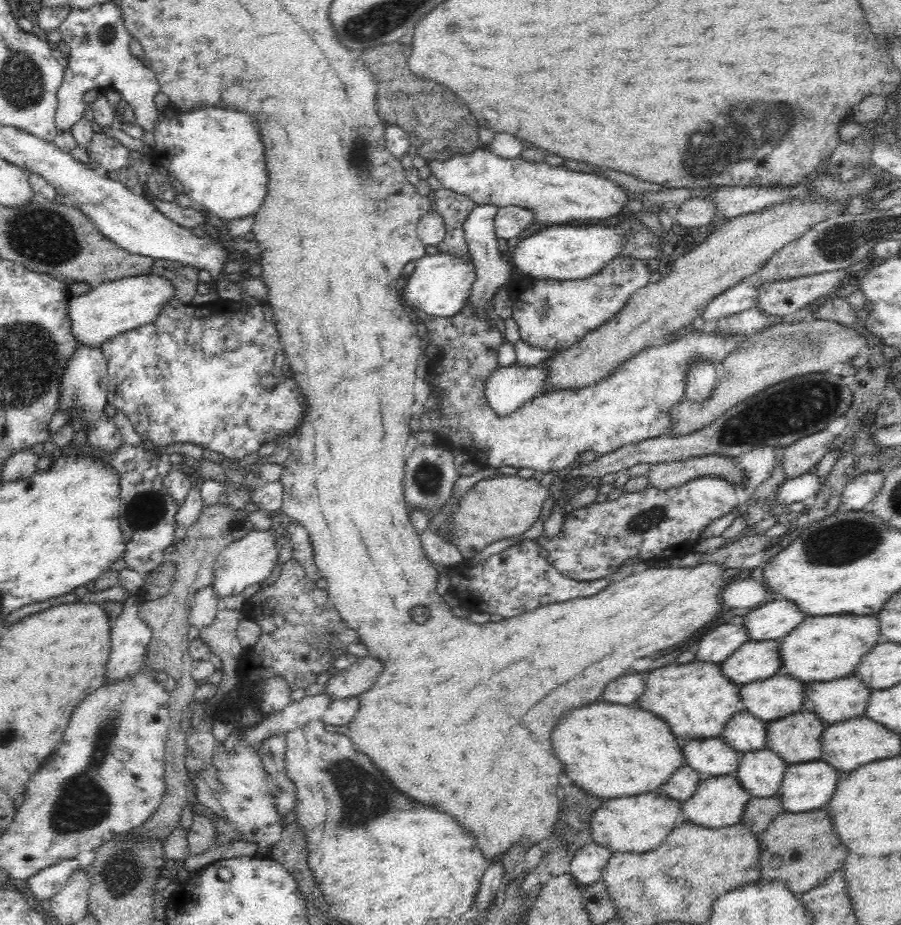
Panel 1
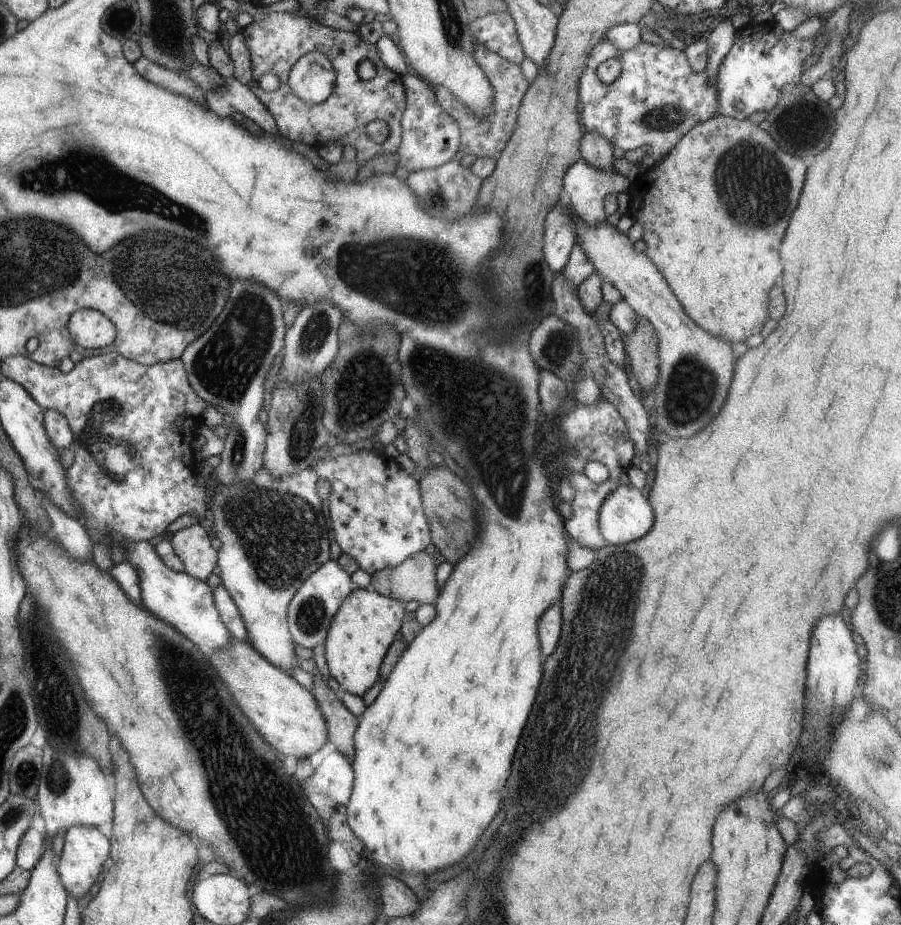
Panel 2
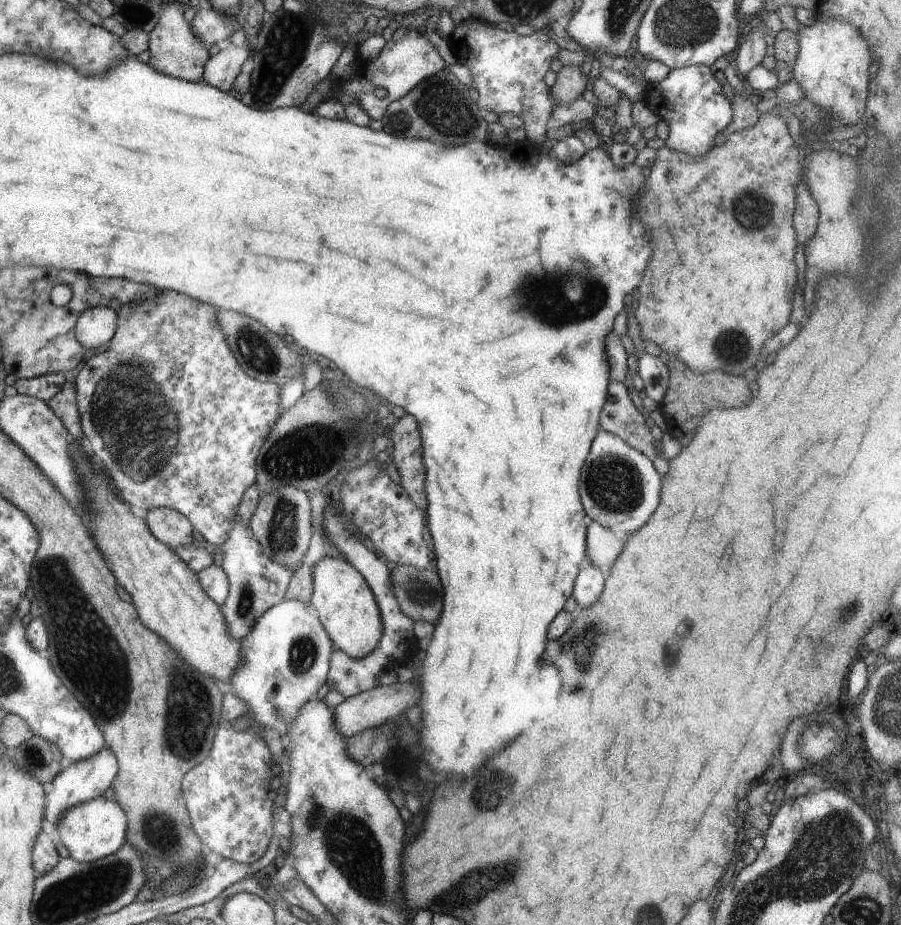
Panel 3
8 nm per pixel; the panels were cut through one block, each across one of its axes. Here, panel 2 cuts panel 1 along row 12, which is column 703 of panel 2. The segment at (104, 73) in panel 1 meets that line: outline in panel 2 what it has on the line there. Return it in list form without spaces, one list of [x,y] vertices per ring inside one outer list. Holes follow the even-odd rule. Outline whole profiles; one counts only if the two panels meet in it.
[[[604,39],[590,51],[579,80],[581,123],[586,132],[598,133],[625,152],[650,146],[641,170],[655,167],[669,150],[698,123],[716,116],[717,88],[708,84],[706,69],[696,72],[684,51],[640,41],[632,50],[619,51]],[[620,57],[621,73],[611,84],[600,81],[596,69],[609,58]]]

